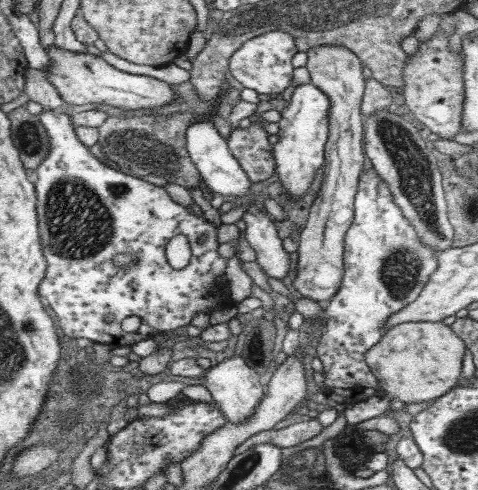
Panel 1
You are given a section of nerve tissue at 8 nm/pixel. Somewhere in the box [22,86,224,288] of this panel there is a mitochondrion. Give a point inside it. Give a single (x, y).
(80, 226)

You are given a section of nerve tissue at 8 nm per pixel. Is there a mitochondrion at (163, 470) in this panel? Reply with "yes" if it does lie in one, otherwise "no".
no

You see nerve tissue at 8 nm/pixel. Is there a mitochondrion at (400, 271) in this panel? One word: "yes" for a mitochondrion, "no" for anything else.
yes

